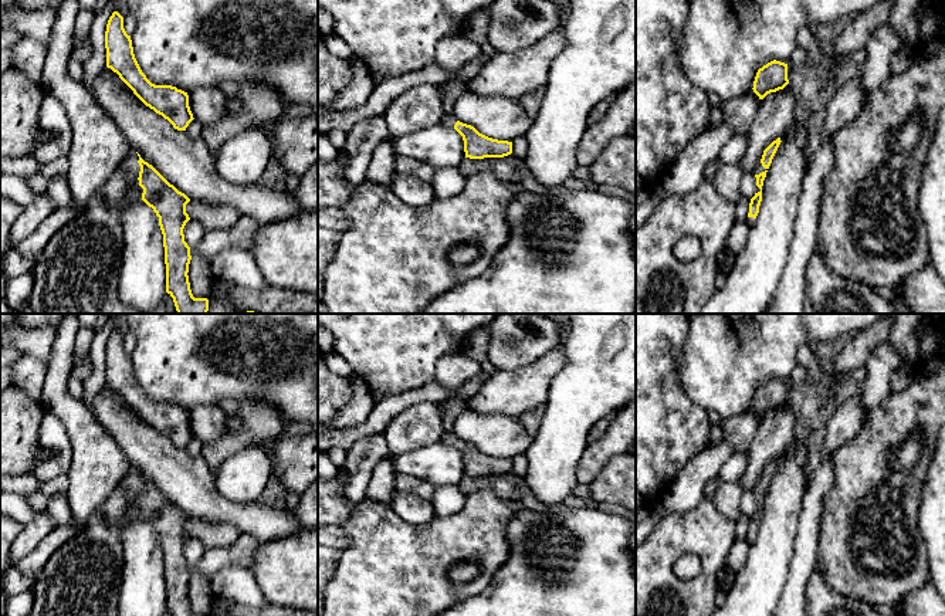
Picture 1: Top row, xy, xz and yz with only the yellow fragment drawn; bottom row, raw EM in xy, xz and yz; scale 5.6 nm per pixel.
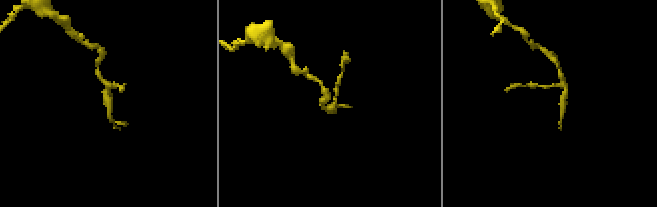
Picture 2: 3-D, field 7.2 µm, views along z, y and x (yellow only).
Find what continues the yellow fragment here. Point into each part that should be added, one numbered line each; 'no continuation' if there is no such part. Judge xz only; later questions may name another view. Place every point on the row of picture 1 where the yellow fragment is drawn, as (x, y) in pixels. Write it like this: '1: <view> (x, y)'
1: xz (449, 119)

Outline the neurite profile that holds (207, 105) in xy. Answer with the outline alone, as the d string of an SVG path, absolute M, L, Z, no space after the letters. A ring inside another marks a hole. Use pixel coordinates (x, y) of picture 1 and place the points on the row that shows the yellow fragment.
M220 88L196 89L187 95L193 118L203 126L221 119L231 106Z

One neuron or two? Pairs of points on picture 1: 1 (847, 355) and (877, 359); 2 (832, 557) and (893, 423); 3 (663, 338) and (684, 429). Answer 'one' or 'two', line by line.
1: two
2: one
3: one

